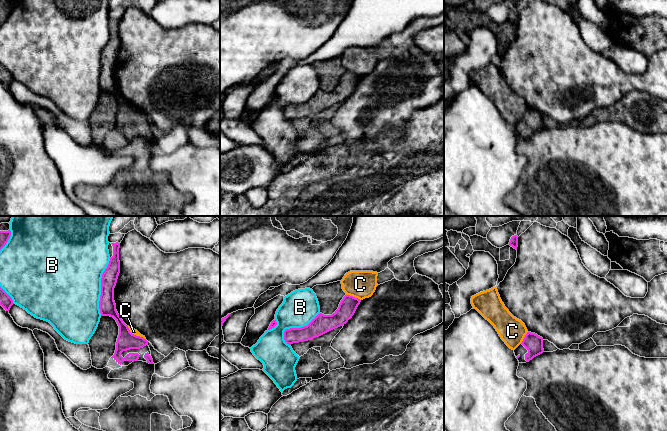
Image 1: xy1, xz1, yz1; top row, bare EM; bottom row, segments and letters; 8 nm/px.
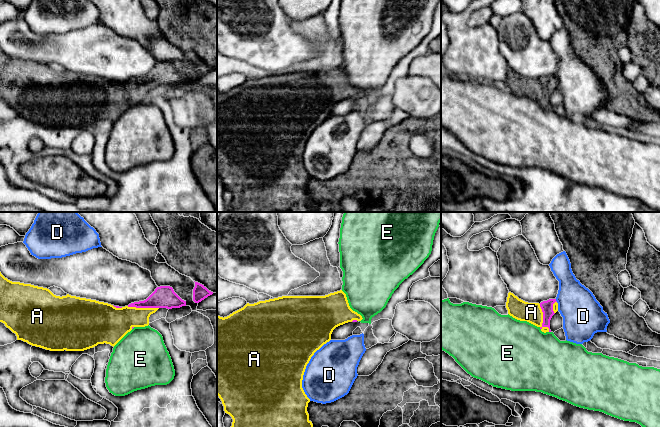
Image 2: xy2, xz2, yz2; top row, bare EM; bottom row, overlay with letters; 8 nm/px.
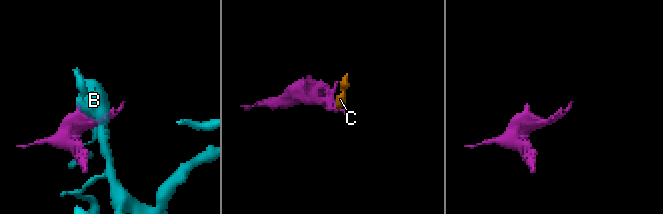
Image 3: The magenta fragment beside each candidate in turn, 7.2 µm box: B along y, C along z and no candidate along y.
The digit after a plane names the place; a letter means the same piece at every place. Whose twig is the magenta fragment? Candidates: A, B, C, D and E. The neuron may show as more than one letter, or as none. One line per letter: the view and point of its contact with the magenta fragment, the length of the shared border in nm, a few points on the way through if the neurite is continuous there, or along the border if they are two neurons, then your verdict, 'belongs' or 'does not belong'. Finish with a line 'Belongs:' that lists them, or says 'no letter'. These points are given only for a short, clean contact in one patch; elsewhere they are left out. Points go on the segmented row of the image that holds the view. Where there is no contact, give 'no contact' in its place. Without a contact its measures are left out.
A: meets magenta in yz2 at (543, 319); contact 240 nm long; belongs
B: meets magenta in xy1 at (101, 287); contact 480 nm long; does not belong
C: meets magenta in xy1 at (135, 335); contact 190 nm long; border along xy1 (127, 326), (132, 333), (145, 339); does not belong
D: meets magenta in yz2 at (555, 300); contact 30 nm long; border along yz2 (555, 299), (557, 301); does not belong
E: no contact; does not belong
Belongs: A

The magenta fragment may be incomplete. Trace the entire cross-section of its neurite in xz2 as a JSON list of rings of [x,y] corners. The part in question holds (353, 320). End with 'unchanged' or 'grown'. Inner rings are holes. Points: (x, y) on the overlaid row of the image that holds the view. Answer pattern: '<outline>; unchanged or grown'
[[[342,290],[325,296],[282,296],[254,304],[247,303],[224,318],[217,314],[217,395],[222,401],[225,413],[233,419],[231,427],[313,427],[307,412],[310,399],[302,388],[306,366],[314,353],[331,340],[331,334],[336,327],[362,319],[360,314],[350,308],[346,294]]]; grown

